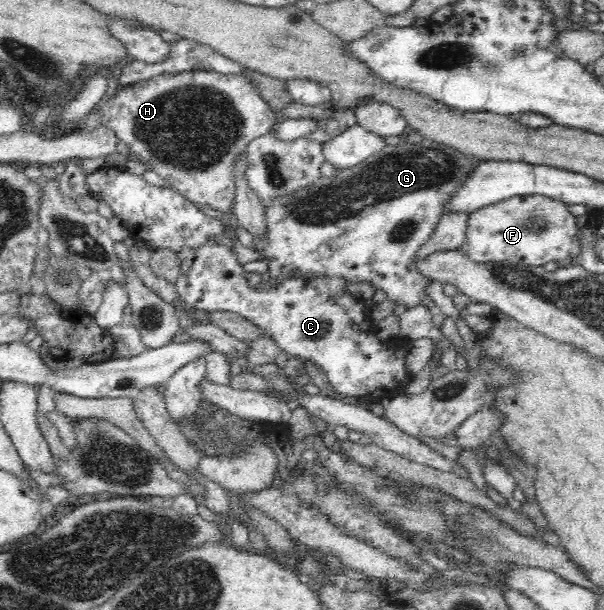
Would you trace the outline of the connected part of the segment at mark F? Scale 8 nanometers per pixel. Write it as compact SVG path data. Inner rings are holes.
M545 194L512 196L468 215L466 240L459 250L477 264L508 261L538 267L546 262L556 262L561 268L578 266L585 240L576 218L567 204Z

